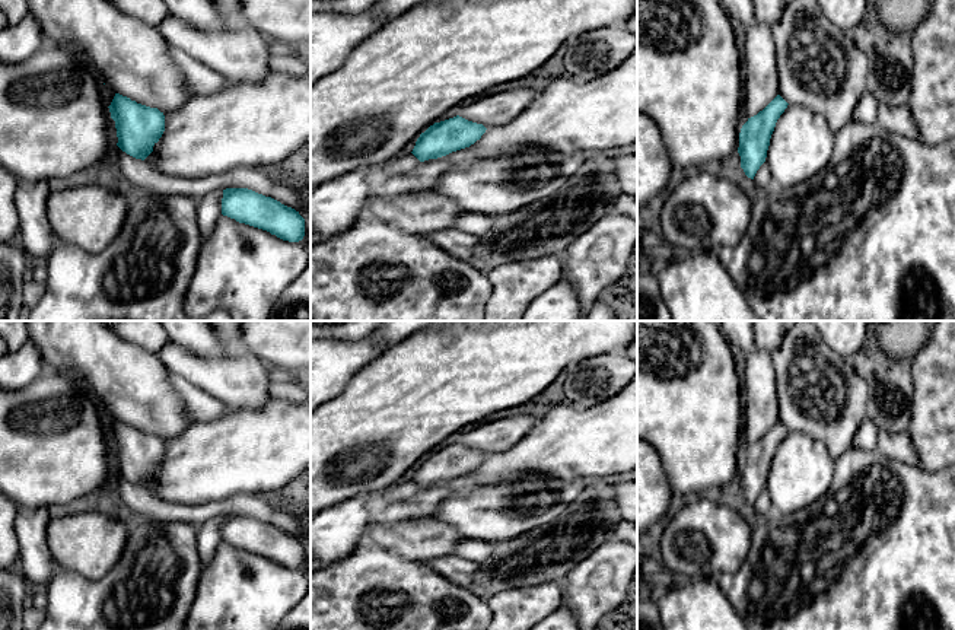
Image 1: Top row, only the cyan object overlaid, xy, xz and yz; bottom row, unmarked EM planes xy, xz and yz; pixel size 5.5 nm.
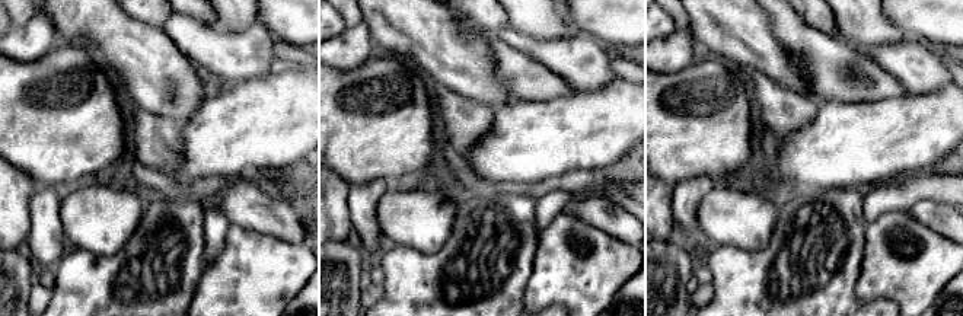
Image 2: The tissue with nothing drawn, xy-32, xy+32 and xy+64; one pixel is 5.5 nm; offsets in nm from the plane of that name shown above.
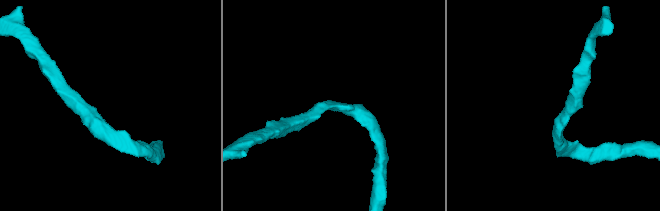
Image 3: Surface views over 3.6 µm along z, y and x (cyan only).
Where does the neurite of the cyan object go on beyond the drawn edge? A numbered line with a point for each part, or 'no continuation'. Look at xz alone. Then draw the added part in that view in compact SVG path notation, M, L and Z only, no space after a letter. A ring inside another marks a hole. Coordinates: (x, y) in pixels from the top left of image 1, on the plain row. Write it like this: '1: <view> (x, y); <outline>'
1: xz (494, 436); M519 410L515 416L488 421L459 436L459 443L483 451L486 455L515 446L538 420Z

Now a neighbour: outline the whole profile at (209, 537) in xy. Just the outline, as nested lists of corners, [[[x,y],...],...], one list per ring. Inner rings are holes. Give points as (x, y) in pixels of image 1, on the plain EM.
[[[216,516],[198,526],[197,550],[203,569],[206,569],[222,542],[223,516]]]

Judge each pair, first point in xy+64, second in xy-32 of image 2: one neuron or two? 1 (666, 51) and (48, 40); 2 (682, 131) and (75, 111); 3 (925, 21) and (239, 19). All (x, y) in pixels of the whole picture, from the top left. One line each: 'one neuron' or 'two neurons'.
1: one neuron
2: one neuron
3: two neurons

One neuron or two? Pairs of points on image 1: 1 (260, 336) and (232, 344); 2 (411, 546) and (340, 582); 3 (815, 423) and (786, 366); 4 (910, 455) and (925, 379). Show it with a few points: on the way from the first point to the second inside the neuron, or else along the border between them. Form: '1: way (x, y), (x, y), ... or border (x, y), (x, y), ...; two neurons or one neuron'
1: border (241, 336), (242, 347); two neurons
2: border (369, 541), (420, 563); two neurons
3: way (815, 409), (815, 395), (801, 381); one neuron
4: border (907, 432), (920, 467); two neurons

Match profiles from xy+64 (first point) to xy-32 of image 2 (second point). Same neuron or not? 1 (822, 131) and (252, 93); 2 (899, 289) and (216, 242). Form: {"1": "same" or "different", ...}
{"1": "same", "2": "different"}

